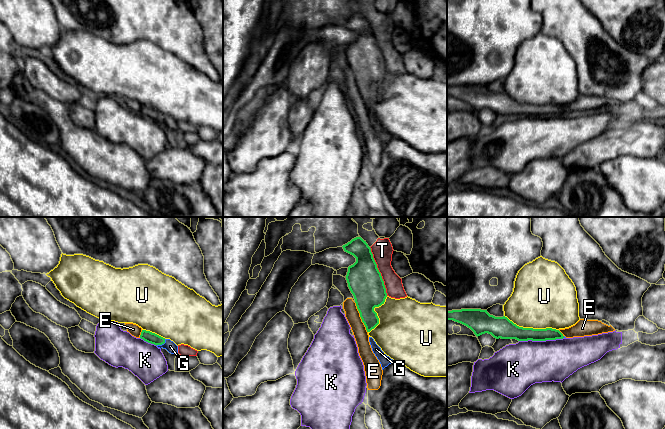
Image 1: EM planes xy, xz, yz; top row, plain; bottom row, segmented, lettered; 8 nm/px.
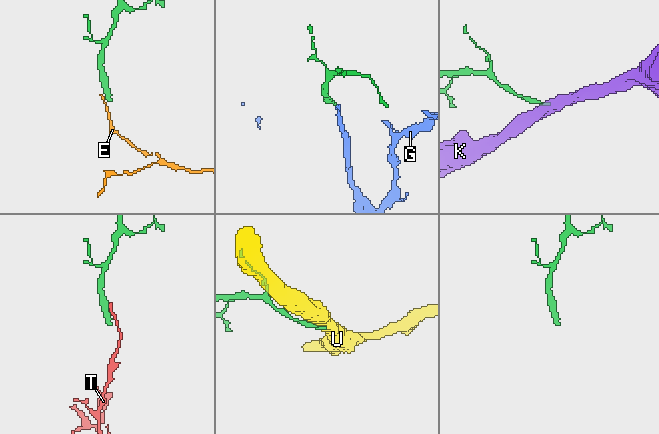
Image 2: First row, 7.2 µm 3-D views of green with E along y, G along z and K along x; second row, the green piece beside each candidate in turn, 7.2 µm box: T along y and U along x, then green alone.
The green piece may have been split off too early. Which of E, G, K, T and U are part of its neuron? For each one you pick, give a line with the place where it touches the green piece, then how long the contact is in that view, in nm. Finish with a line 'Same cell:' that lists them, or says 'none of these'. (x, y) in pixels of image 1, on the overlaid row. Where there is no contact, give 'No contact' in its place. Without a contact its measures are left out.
G: Touches green at xy (161, 344). Shared border 90 nm
Same cell: G

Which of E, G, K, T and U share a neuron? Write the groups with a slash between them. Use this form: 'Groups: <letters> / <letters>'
Groups: E / G / K / T / U

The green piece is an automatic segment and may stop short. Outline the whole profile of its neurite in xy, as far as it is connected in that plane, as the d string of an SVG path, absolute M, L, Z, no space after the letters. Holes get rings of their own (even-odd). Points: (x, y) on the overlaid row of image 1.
M142 330L140 338L148 343L156 345L160 349L166 349L171 354L178 353L178 346L173 341L165 339L150 331Z

